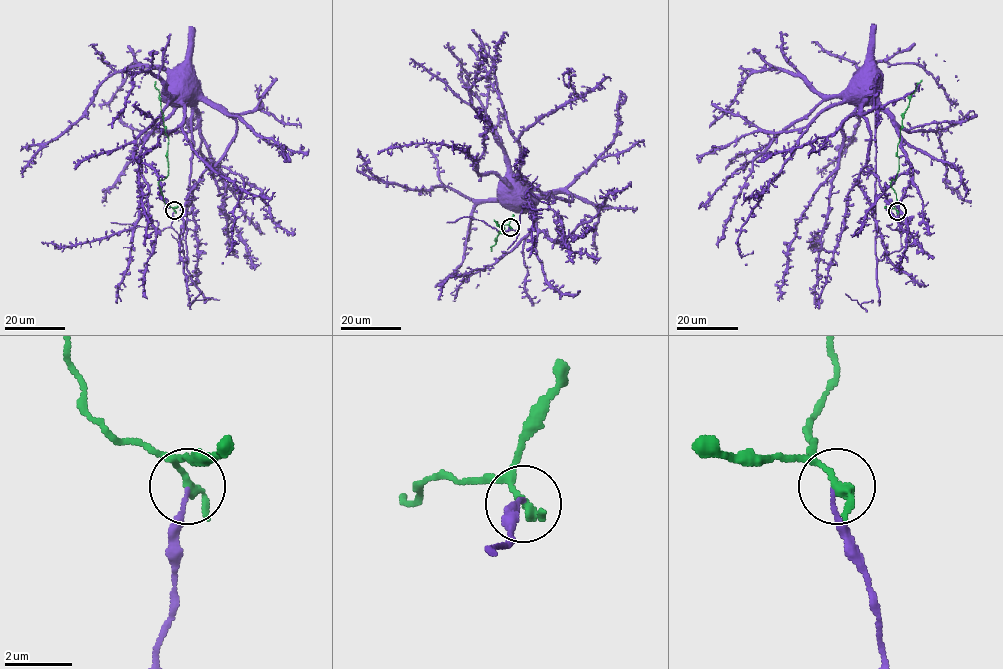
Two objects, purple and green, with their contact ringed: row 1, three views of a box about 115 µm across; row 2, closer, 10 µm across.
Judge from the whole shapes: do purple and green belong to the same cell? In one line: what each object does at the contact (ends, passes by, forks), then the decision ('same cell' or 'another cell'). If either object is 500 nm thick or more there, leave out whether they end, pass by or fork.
purple ends | green passes by | another cell

